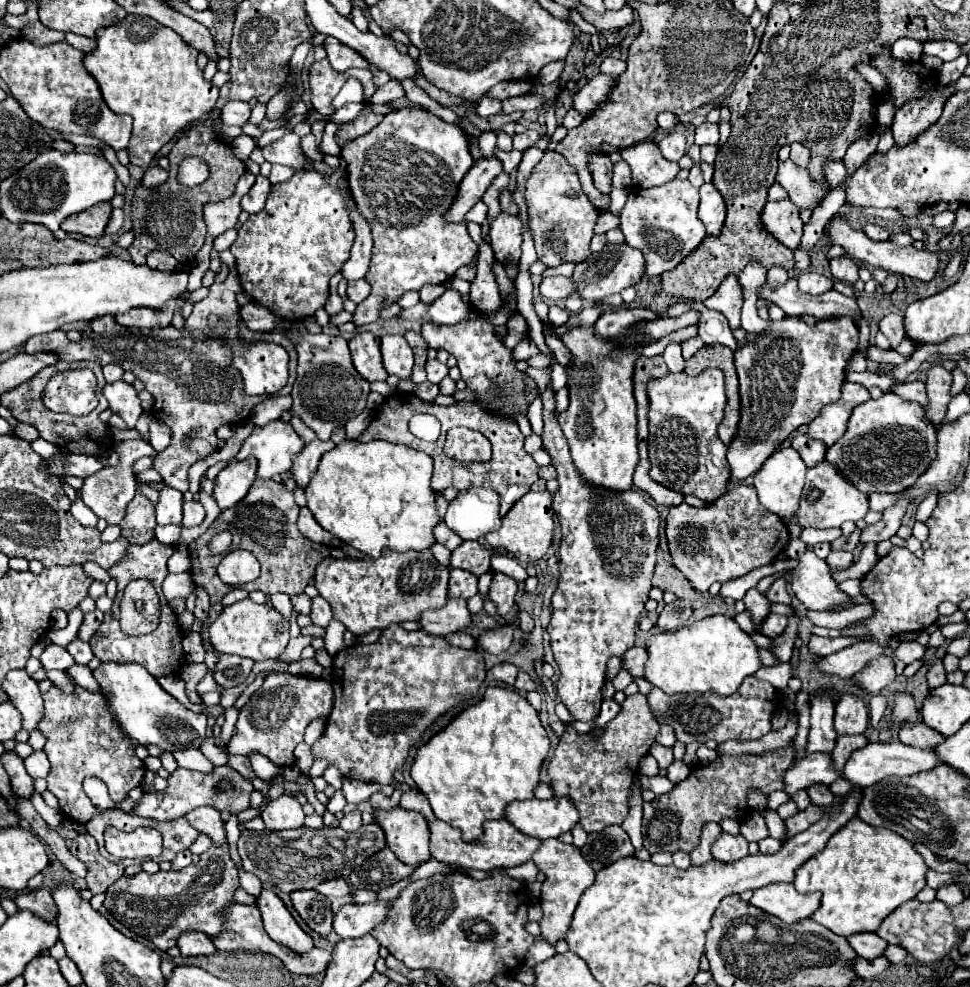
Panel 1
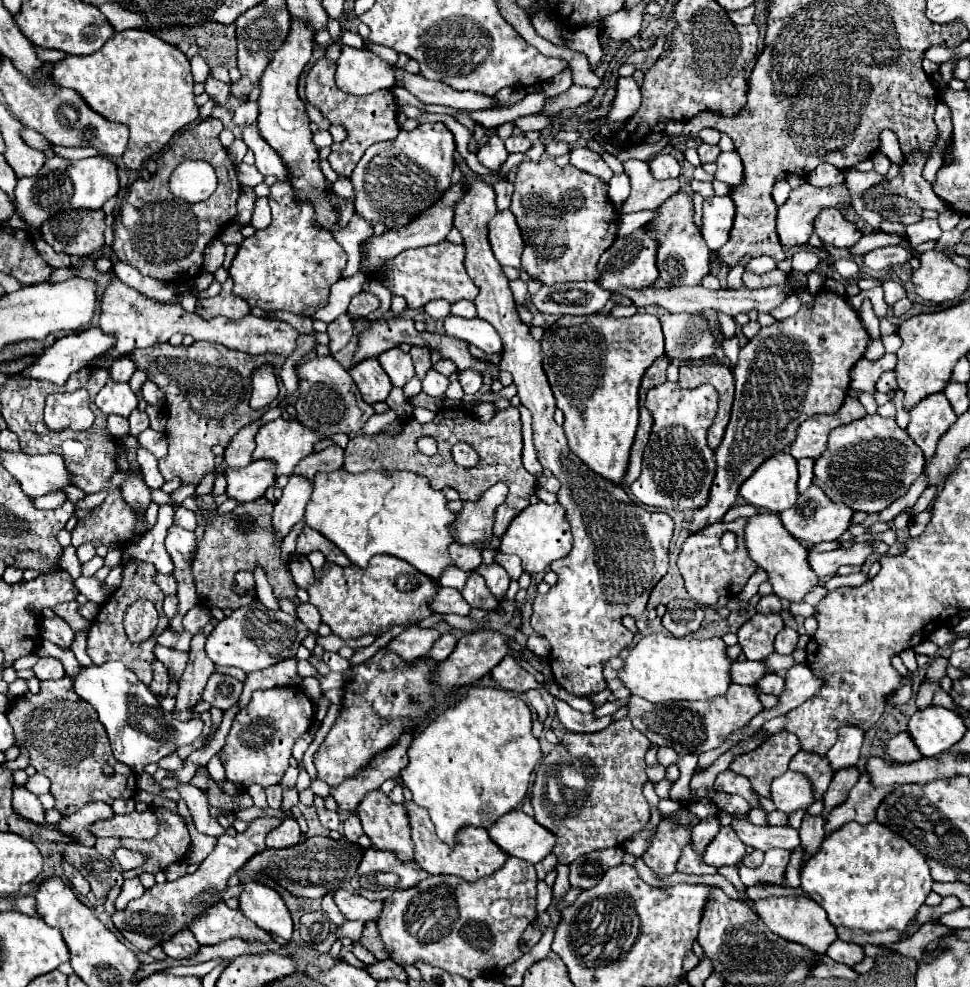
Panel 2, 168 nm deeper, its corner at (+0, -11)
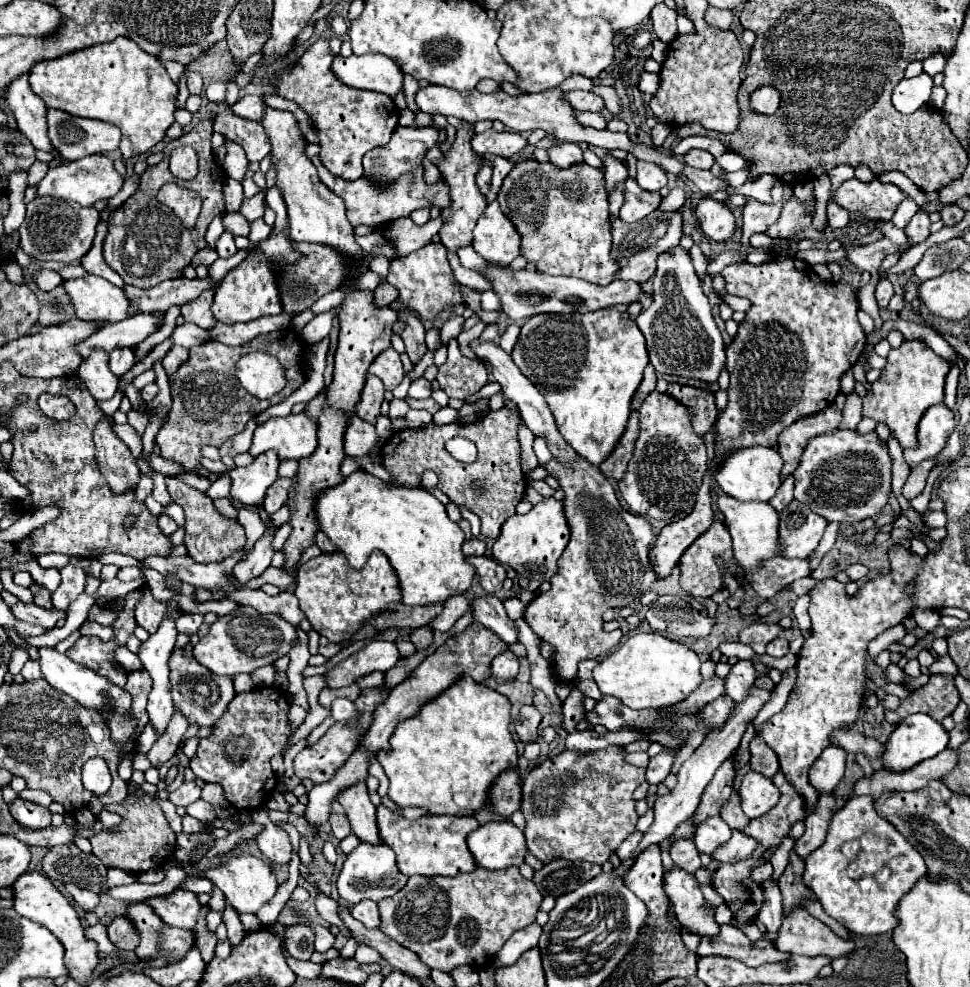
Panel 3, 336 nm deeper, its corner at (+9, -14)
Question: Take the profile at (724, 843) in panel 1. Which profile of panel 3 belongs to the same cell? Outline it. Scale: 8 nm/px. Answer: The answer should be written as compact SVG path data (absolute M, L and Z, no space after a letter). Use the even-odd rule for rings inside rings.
M709 817L697 825L697 833L695 833L693 841L701 853L711 855L729 837L731 837L729 825L721 817Z

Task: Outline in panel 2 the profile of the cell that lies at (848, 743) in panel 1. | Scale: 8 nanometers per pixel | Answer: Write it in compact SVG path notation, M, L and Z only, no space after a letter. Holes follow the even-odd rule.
M858 766L856 768L846 768L842 772L834 772L834 778L832 778L832 782L830 782L830 786L824 794L824 804L826 804L824 812L822 812L824 818L828 816L828 812L834 806L838 806L838 804L842 804L842 800L846 800L846 794L858 782L858 776L860 776Z

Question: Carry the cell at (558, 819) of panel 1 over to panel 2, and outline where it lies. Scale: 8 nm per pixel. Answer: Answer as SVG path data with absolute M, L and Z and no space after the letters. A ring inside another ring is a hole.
M514 810L502 816L502 820L498 820L488 830L488 834L504 852L530 864L536 864L548 856L556 842L548 828L542 828L542 824L538 824L522 810Z

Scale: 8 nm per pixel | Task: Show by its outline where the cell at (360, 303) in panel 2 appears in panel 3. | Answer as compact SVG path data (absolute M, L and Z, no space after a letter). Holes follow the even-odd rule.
M383 283L375 289L375 305L377 307L385 307L391 305L393 301L397 301L397 289L389 283Z

